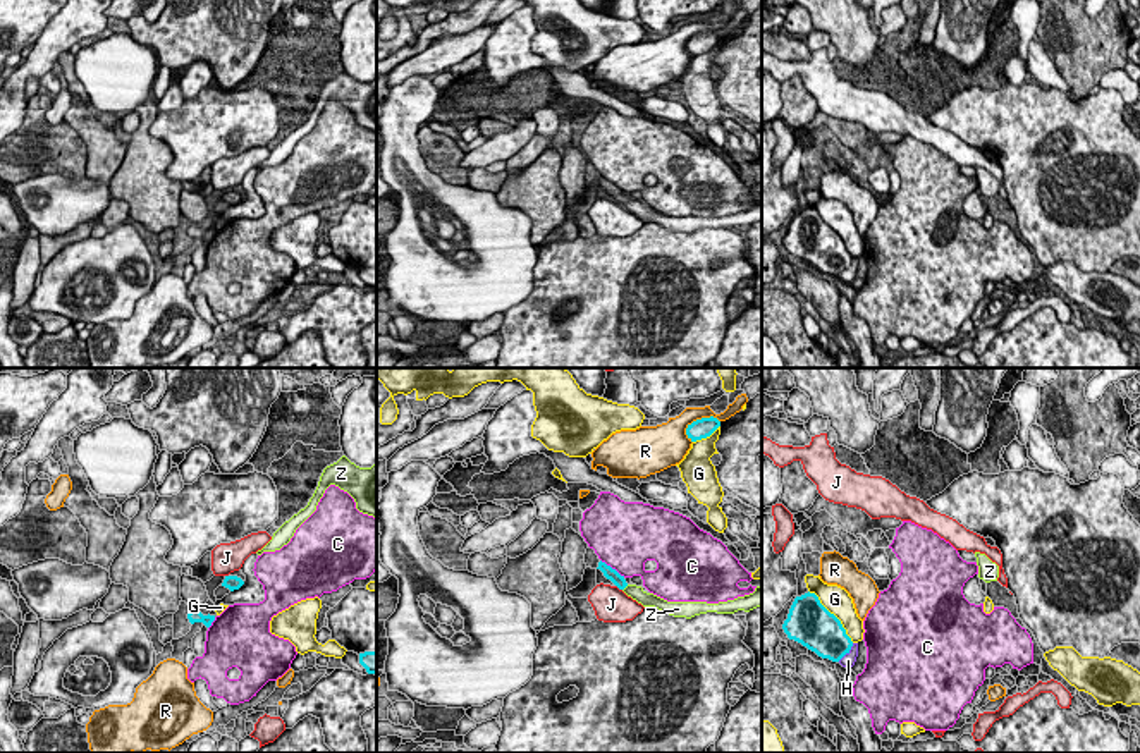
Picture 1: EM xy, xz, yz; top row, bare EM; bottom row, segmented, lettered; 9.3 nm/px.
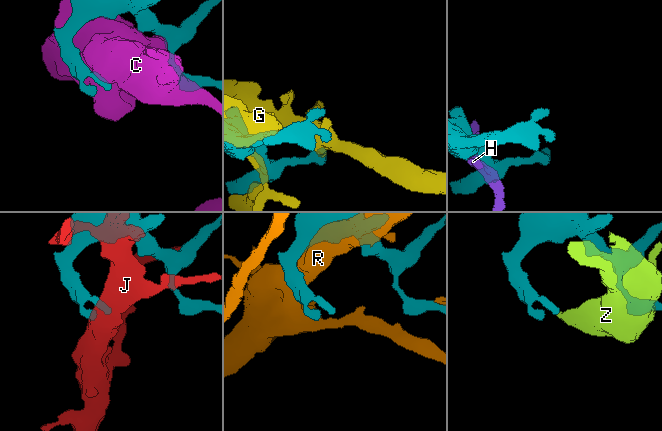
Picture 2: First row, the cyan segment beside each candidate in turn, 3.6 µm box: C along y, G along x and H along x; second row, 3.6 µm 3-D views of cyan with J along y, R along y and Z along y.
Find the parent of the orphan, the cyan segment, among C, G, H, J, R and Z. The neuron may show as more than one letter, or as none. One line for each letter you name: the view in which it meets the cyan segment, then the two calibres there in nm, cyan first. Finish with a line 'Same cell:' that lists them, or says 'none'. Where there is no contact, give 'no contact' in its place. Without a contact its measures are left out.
Z: contact in xz; calibres 120 and 130 nm
Same cell: Z

